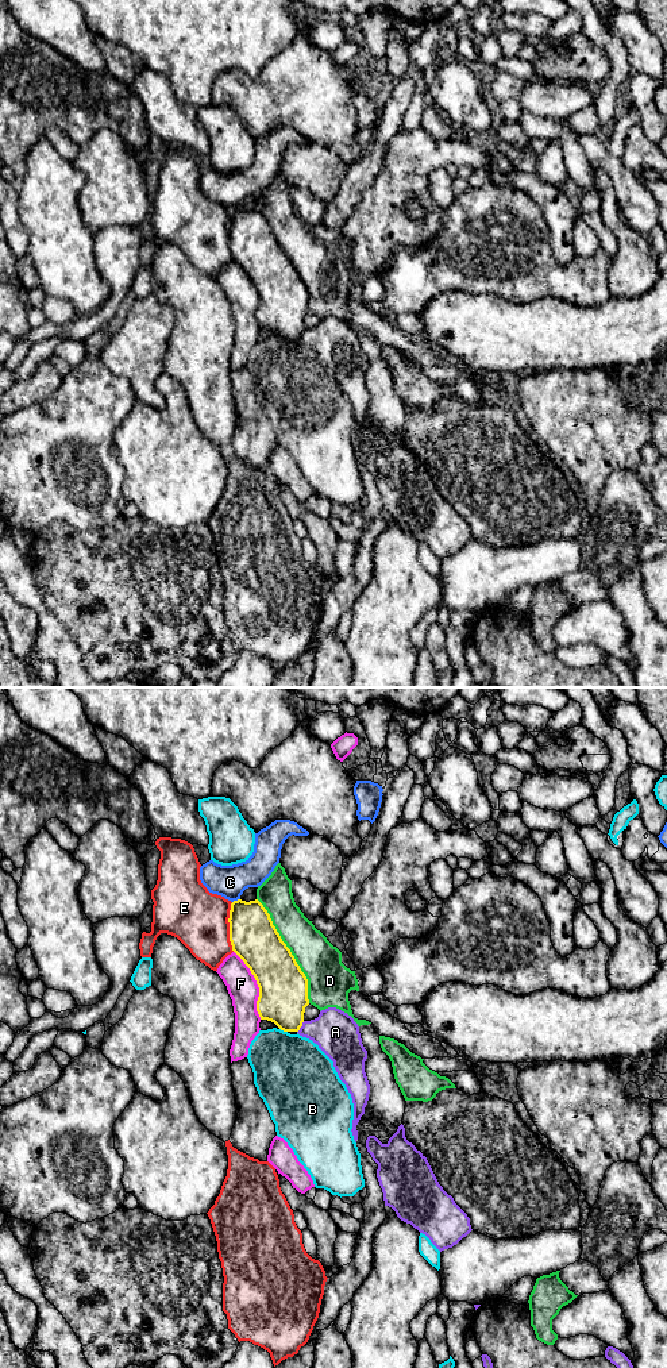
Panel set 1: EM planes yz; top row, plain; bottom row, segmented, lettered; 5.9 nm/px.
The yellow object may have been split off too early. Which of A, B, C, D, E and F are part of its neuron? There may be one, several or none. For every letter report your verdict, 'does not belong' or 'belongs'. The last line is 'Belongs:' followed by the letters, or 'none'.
A: does not belong
B: does not belong
C: does not belong
D: does not belong
E: does not belong
F: does not belong
Belongs: none

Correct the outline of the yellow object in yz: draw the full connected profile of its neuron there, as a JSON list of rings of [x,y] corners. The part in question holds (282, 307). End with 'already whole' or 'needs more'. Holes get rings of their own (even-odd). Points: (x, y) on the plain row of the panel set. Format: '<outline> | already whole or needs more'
[[[234,209],[230,219],[232,259],[244,270],[259,296],[257,320],[284,340],[298,340],[304,331],[308,288],[282,250],[270,223],[255,209]]] | already whole

